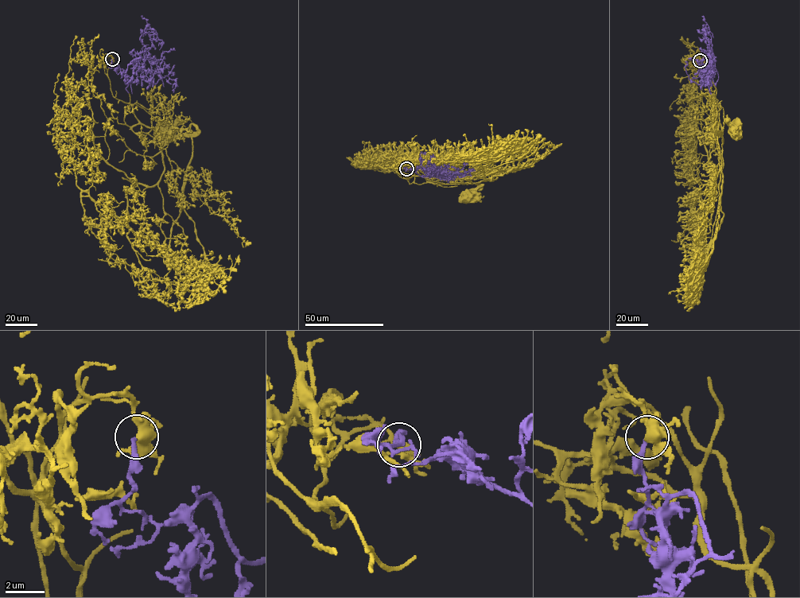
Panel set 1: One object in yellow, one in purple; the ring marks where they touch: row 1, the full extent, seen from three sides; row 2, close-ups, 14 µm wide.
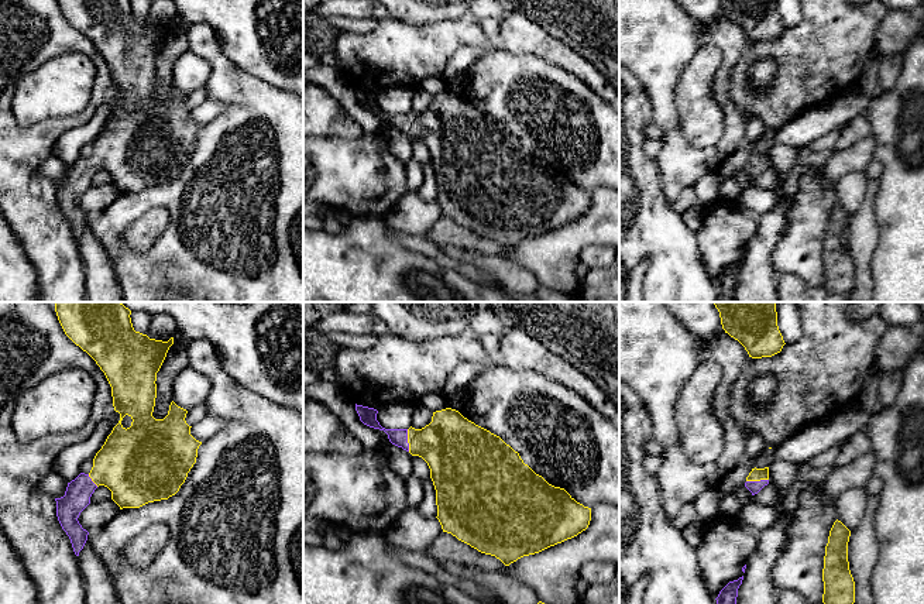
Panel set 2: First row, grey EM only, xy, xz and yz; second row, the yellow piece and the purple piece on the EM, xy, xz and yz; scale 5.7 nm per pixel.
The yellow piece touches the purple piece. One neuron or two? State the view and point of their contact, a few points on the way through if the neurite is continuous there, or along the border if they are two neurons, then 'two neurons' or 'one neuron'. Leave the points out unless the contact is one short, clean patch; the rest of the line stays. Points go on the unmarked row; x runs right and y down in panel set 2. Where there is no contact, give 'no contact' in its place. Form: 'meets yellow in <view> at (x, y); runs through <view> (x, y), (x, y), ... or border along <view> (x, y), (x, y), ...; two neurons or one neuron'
meets yellow in xz at (408, 124); runs through xz (452, 129), (408, 124), (397, 120); one neuron

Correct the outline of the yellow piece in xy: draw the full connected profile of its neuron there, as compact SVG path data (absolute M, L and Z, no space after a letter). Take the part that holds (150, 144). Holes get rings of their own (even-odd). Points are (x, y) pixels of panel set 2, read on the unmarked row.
M58 0L65 18L86 35L104 56L113 80L114 95L120 97L118 107L107 120L93 143L89 158L80 157L68 167L65 179L55 182L56 200L71 223L73 236L79 240L89 216L78 202L90 188L90 181L99 169L111 175L111 183L123 192L140 192L148 186L168 183L185 167L196 147L202 126L190 119L185 102L188 95L174 85L164 103L152 100L157 82L157 56L159 55L174 21L168 25L150 23L135 16L130 0Z

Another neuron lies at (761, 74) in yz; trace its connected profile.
M773 58L759 59L750 65L746 76L750 85L762 89L767 89L776 79L777 65Z

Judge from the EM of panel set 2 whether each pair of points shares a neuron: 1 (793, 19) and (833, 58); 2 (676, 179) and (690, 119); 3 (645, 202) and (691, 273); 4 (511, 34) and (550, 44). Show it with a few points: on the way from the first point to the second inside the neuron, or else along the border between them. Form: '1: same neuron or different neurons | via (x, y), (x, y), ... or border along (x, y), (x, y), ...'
1: different neurons | border along (801, 14), (801, 19), (794, 26), (786, 27)
2: different neurons | border along (676, 109), (679, 126), (690, 144), (713, 144)
3: same neuron | via (645, 219), (675, 256)
4: same neuron | via (521, 34), (540, 43)

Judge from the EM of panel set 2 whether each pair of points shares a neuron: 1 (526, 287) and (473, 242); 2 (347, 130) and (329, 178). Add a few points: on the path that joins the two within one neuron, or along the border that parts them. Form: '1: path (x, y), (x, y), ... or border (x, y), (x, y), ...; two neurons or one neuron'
1: border (456, 246), (500, 254), (519, 267); two neurons
2: border (364, 131), (357, 137), (349, 139), (318, 137); two neurons

